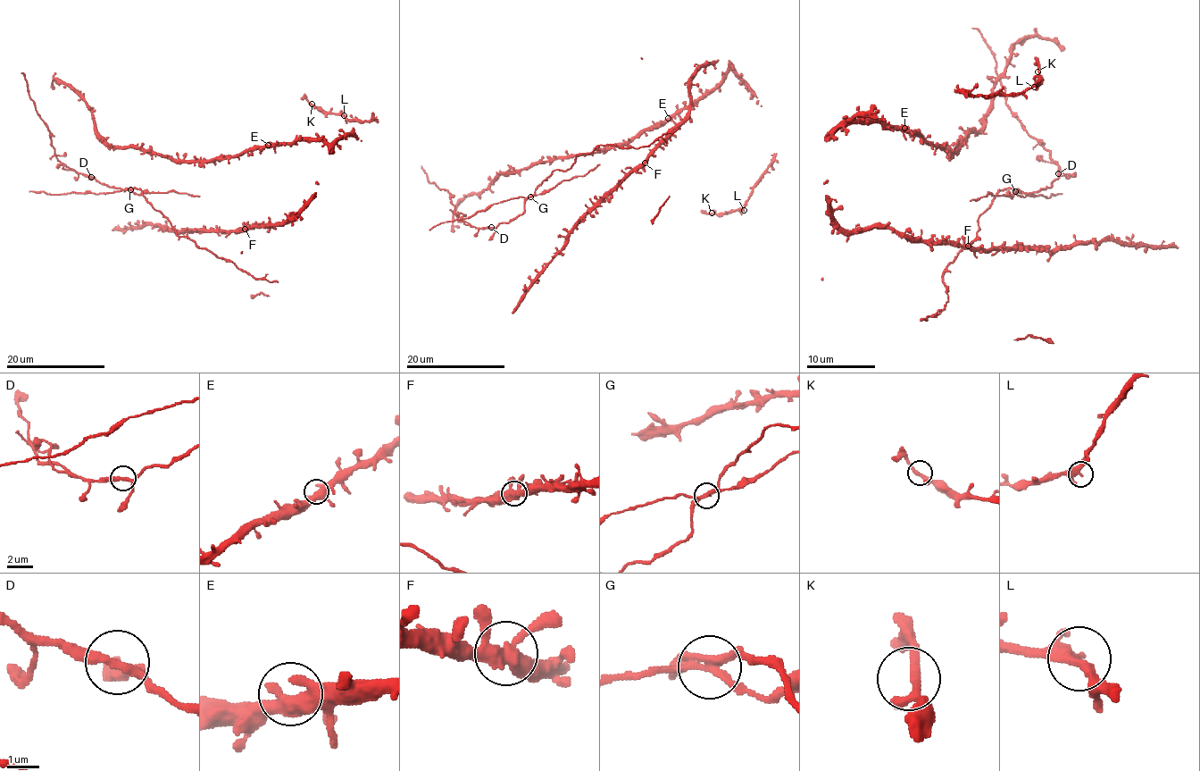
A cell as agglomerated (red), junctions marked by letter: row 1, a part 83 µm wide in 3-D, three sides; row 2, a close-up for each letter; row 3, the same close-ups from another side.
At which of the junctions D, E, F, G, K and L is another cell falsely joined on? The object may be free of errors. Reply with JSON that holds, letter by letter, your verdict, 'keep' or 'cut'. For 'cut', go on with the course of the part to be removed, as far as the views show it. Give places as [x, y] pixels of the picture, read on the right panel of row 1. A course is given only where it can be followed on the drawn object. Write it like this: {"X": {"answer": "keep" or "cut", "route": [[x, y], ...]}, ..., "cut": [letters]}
{"D": {"answer": "keep"}, "E": {"answer": "keep"}, "F": {"answer": "keep"}, "G": {"answer": "cut", "route": [[1015, 192], [1023, 197], [1049, 197], [1051, 194], [1062, 194]]}, "K": {"answer": "keep"}, "L": {"answer": "keep"}, "cut": ["G"]}

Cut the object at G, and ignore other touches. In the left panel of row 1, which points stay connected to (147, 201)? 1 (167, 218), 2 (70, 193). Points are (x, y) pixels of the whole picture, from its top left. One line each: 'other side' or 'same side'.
1: same side
2: other side

